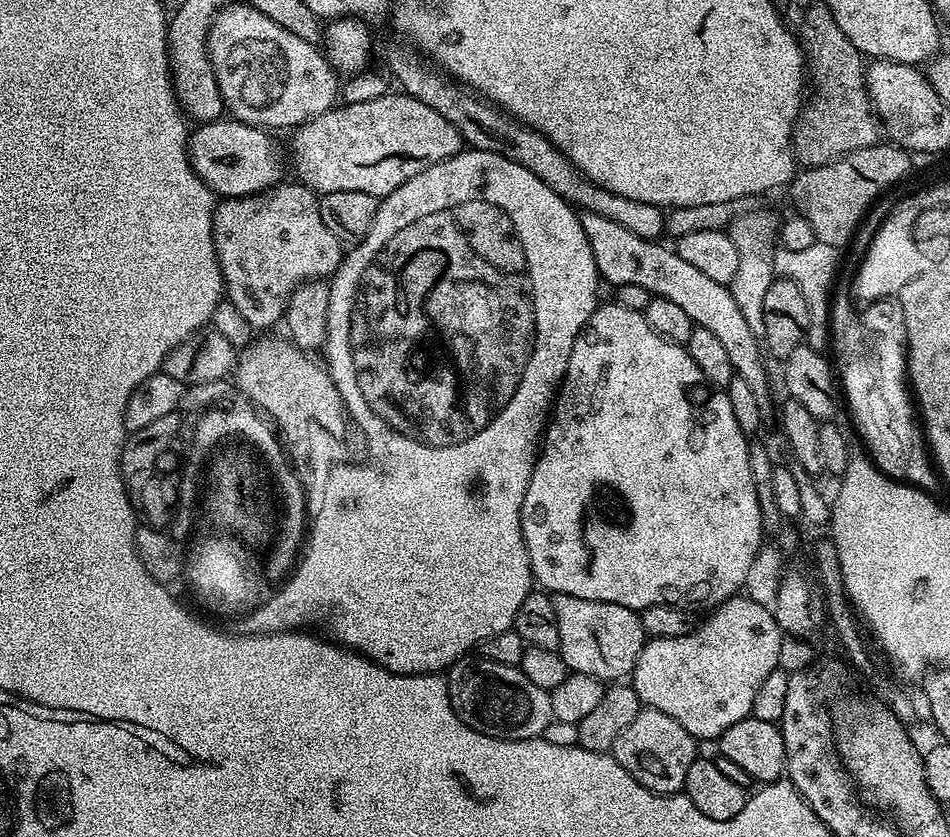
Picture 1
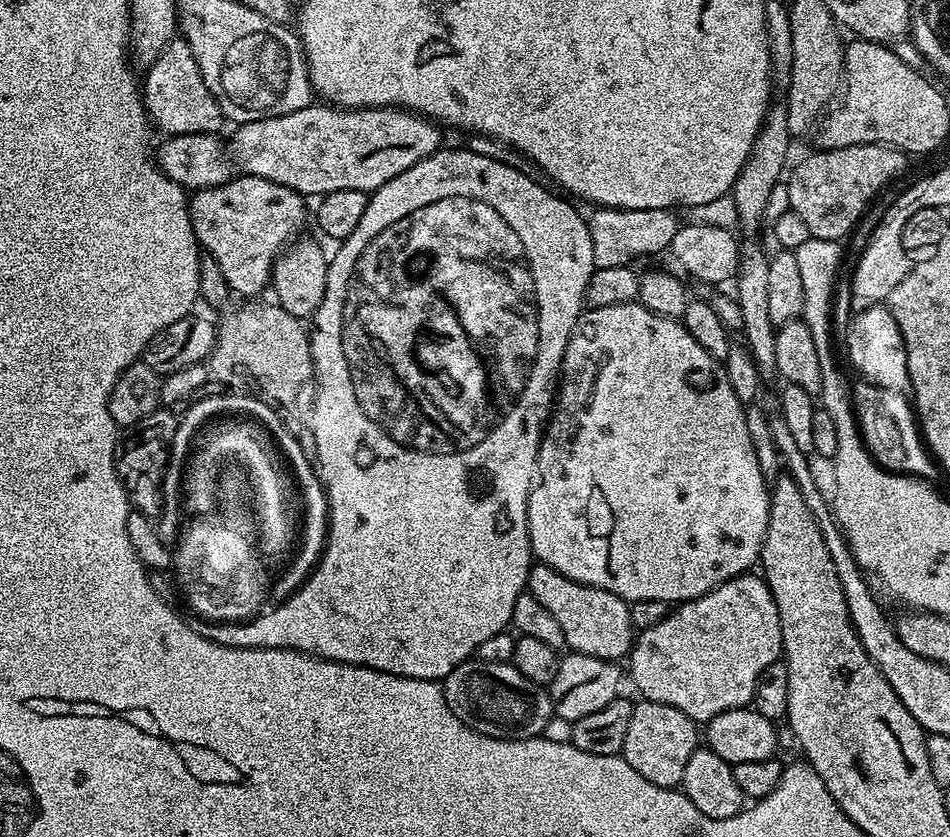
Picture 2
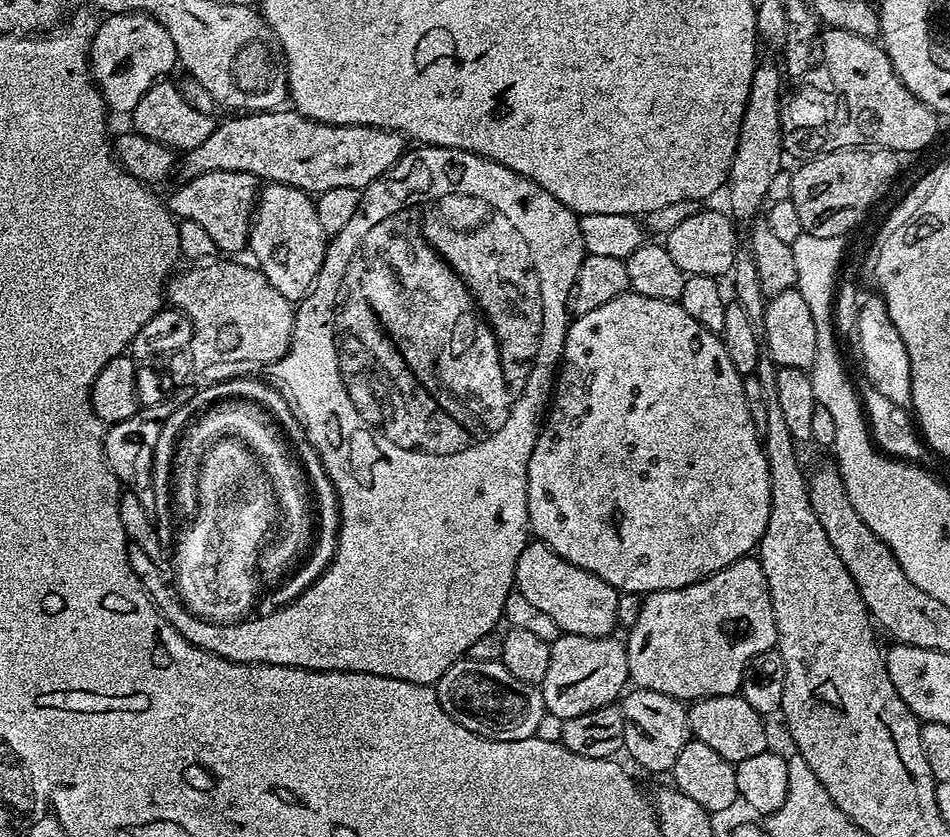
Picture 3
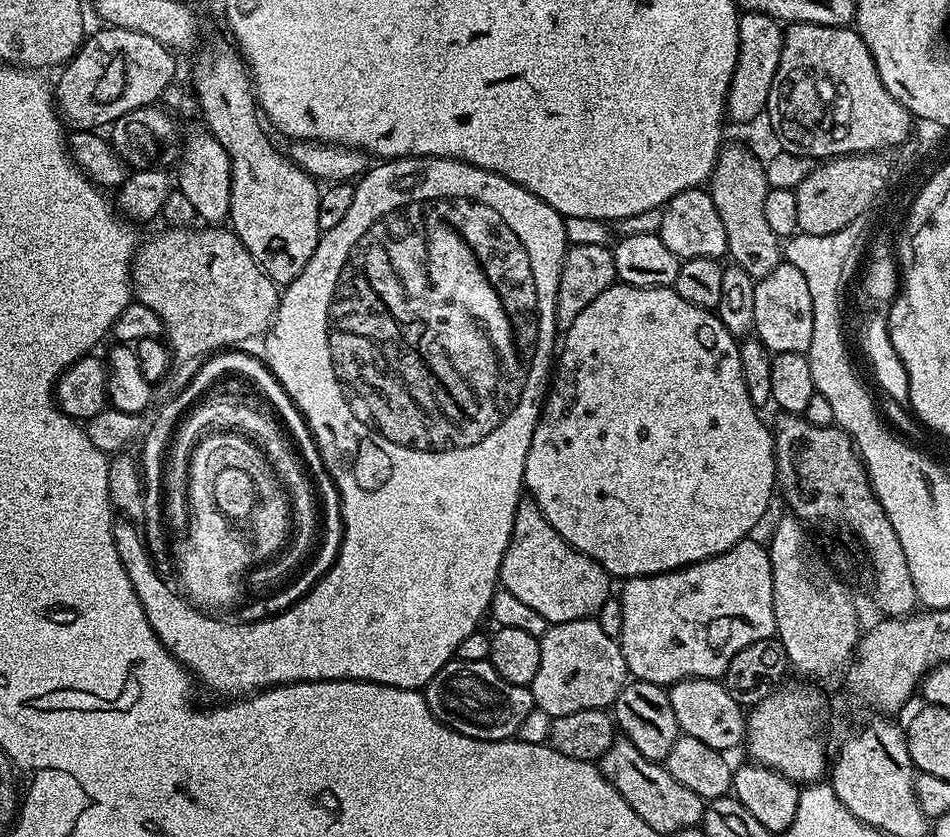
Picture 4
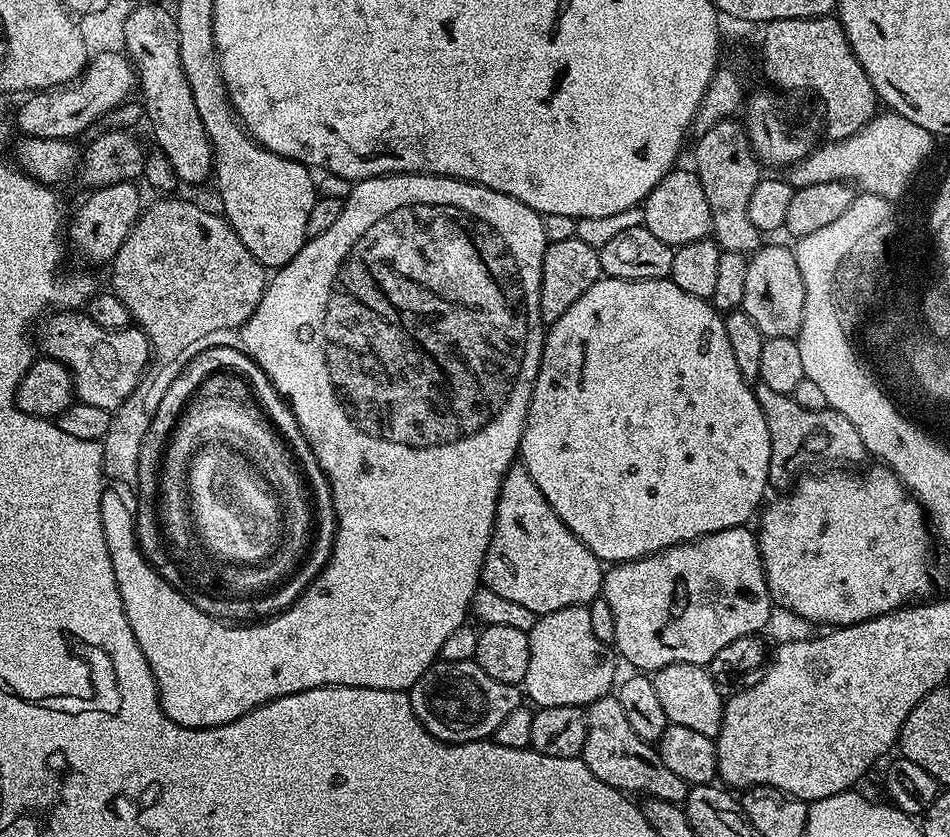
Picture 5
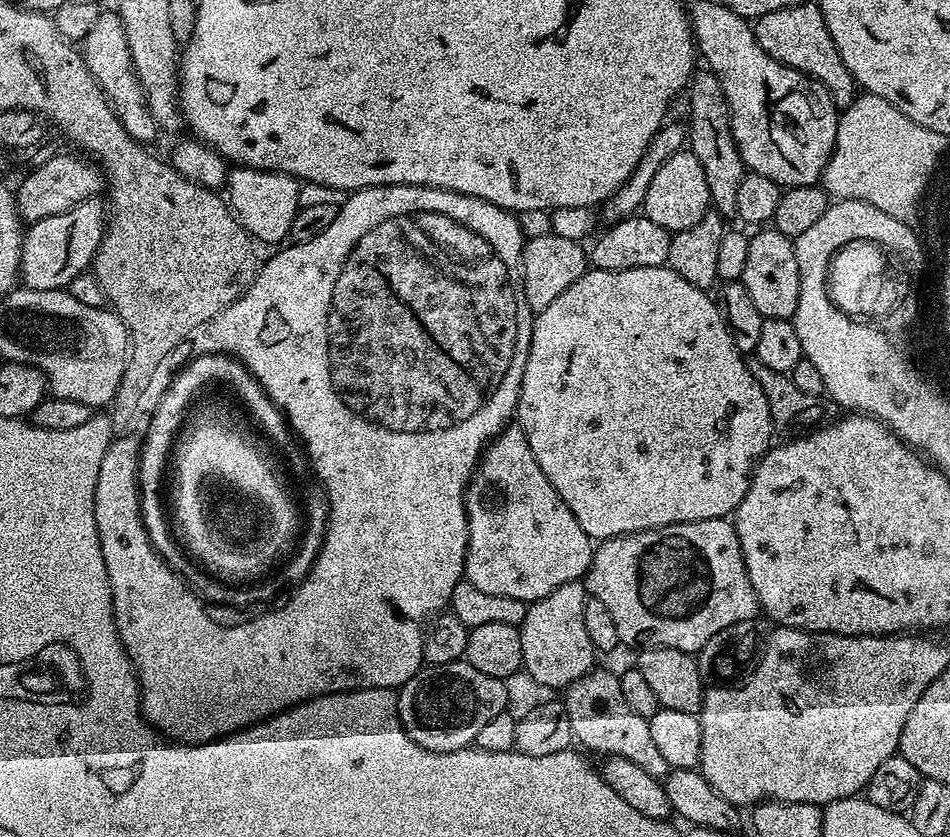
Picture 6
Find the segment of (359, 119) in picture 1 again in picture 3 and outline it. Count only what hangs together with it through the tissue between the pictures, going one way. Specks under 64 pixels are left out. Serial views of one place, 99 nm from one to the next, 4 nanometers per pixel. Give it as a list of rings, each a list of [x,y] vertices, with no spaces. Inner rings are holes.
[[[295,110],[284,111],[236,114],[231,117],[233,120],[228,120],[225,124],[217,123],[213,133],[206,138],[206,142],[183,153],[183,179],[192,180],[195,176],[214,170],[234,170],[248,172],[264,182],[301,188],[309,194],[335,190],[338,186],[350,186],[363,190],[370,182],[386,175],[406,151],[405,137],[399,132],[391,132],[385,128],[367,128],[357,124],[323,124],[317,120],[311,120],[308,116],[301,116]]]

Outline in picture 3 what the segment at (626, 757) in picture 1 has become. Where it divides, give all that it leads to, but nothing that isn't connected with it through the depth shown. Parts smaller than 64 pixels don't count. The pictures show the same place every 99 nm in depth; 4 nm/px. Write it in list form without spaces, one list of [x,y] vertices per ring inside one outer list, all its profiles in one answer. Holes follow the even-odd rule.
[[[637,687],[625,691],[619,705],[624,719],[623,751],[629,752],[633,762],[648,772],[671,773],[678,753],[690,739],[687,707],[673,696]]]

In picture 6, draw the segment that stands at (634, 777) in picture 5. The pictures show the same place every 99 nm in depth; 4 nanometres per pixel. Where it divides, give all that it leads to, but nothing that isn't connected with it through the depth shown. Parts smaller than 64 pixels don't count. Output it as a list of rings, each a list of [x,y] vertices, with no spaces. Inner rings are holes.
[[[593,670],[578,678],[563,689],[562,703],[568,711],[573,741],[577,745],[581,744],[581,749],[601,752],[601,757],[604,758],[617,756],[626,762],[634,762],[634,766],[642,766],[646,774],[657,778],[668,775],[669,766],[650,735],[648,717],[634,714],[634,710],[626,706],[626,698],[622,698],[620,678],[615,671]]]

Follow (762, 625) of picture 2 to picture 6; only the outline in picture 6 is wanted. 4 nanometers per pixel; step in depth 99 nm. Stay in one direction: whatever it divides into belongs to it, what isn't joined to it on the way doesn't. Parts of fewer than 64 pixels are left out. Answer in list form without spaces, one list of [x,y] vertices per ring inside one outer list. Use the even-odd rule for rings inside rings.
[[[728,518],[671,524],[599,541],[592,554],[586,588],[591,599],[602,602],[602,606],[610,610],[621,645],[637,644],[640,650],[673,648],[695,654],[718,634],[718,630],[734,622],[751,620],[758,612],[736,525]]]

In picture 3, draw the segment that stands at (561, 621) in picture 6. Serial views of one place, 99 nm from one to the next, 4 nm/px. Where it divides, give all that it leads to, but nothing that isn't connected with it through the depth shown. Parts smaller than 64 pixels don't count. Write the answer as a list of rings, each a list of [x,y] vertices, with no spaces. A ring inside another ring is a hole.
[[[565,632],[551,641],[550,666],[546,666],[546,678],[538,685],[547,712],[566,721],[621,699],[629,683],[628,650],[623,639],[616,639],[586,638]]]

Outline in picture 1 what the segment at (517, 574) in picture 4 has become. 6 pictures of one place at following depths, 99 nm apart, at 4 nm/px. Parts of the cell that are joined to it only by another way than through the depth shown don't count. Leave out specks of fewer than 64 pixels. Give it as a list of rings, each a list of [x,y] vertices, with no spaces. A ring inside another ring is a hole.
[[[552,596],[558,618],[560,657],[573,673],[581,672],[601,682],[620,682],[631,677],[646,643],[641,613],[610,602],[594,602],[573,596]]]

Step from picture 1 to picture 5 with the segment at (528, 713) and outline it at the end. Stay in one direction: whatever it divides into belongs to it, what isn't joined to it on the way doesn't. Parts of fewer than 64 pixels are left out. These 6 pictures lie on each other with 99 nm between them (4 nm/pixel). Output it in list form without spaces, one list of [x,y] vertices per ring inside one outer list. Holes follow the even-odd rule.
[[[441,659],[428,668],[426,674],[422,674],[422,678],[418,678],[418,682],[414,682],[414,686],[407,689],[407,693],[418,722],[422,722],[424,729],[435,740],[442,740],[445,744],[465,744],[471,740],[487,740],[495,737],[498,726],[502,726],[502,722],[506,722],[506,718],[510,718],[510,714],[514,714],[514,710],[522,704],[522,692],[517,685],[497,682],[496,679],[490,678],[486,670],[476,665],[475,659],[466,661]]]

